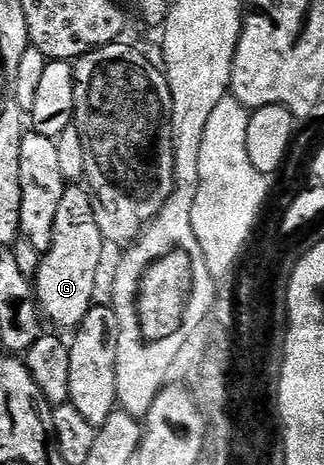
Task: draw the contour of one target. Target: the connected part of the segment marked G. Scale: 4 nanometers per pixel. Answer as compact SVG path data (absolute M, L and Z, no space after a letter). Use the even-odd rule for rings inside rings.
M79 184L68 185L54 217L51 246L40 259L33 280L35 300L42 312L61 328L76 329L83 322L96 299L96 272L105 239L96 220L94 199Z

